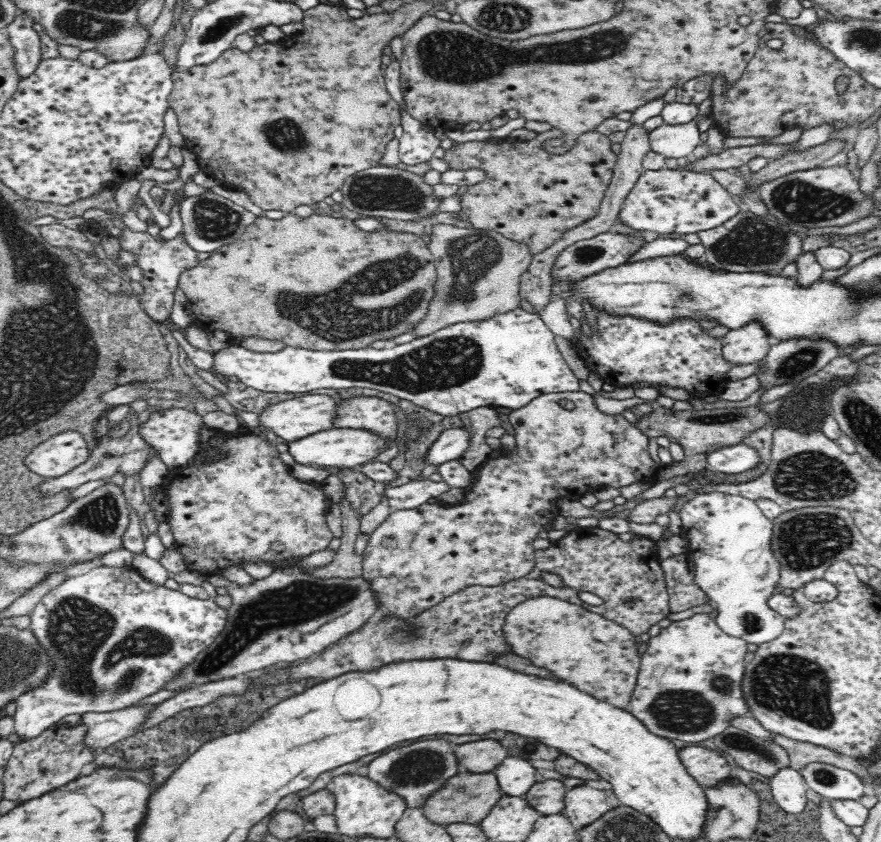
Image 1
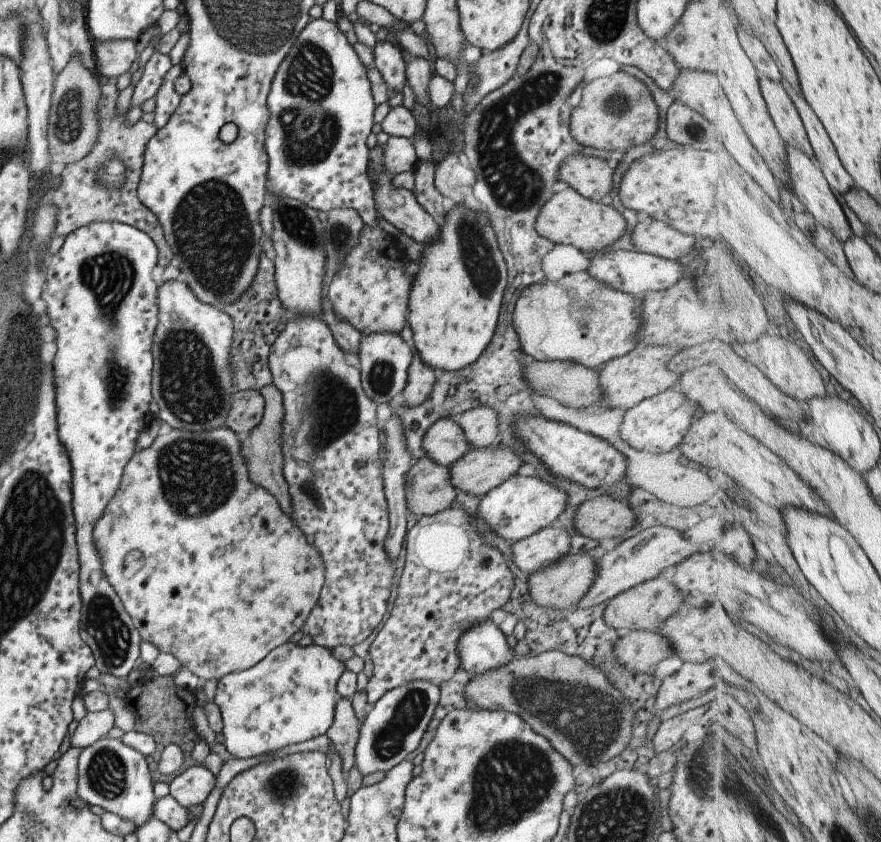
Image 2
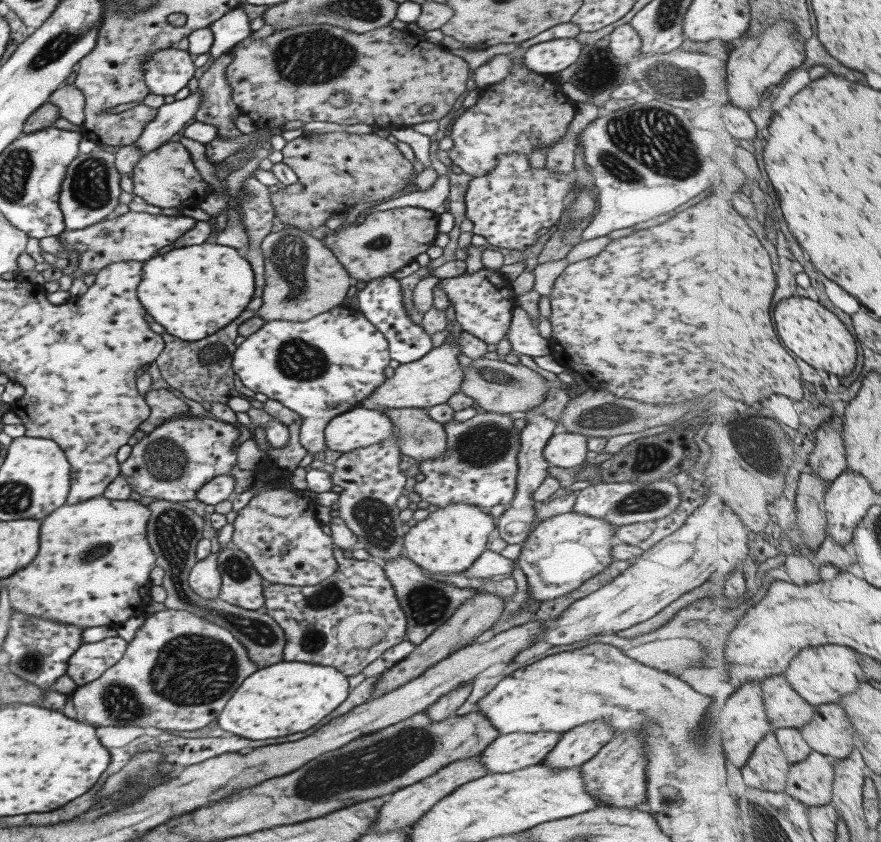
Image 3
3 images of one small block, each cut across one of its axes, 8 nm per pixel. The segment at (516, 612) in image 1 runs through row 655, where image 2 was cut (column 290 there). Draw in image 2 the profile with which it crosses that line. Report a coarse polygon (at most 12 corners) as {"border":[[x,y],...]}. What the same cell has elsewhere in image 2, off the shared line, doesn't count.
{"border":[[225,426],[132,452],[93,524],[200,682],[295,639],[321,554]]}

